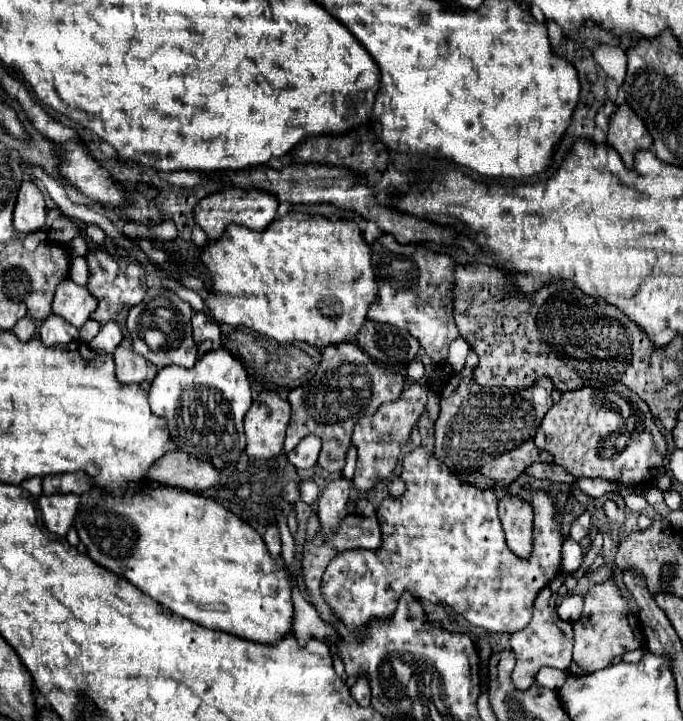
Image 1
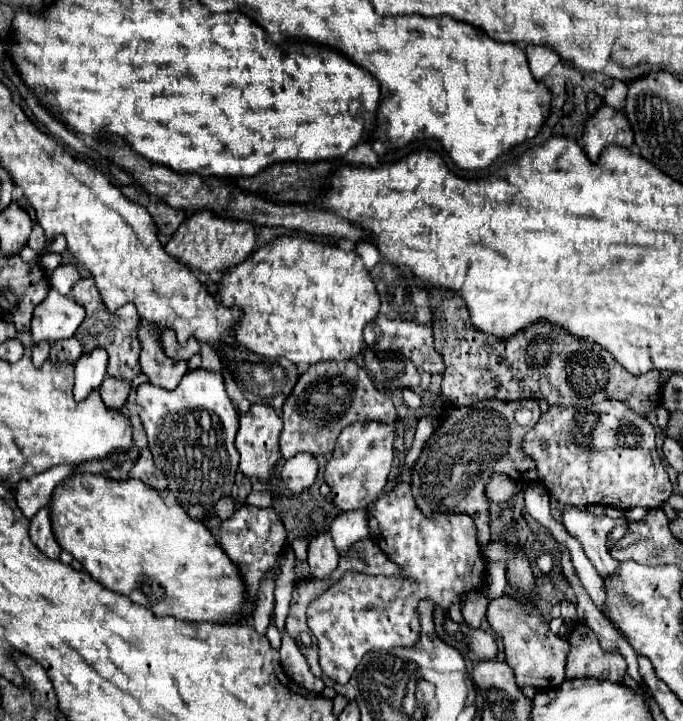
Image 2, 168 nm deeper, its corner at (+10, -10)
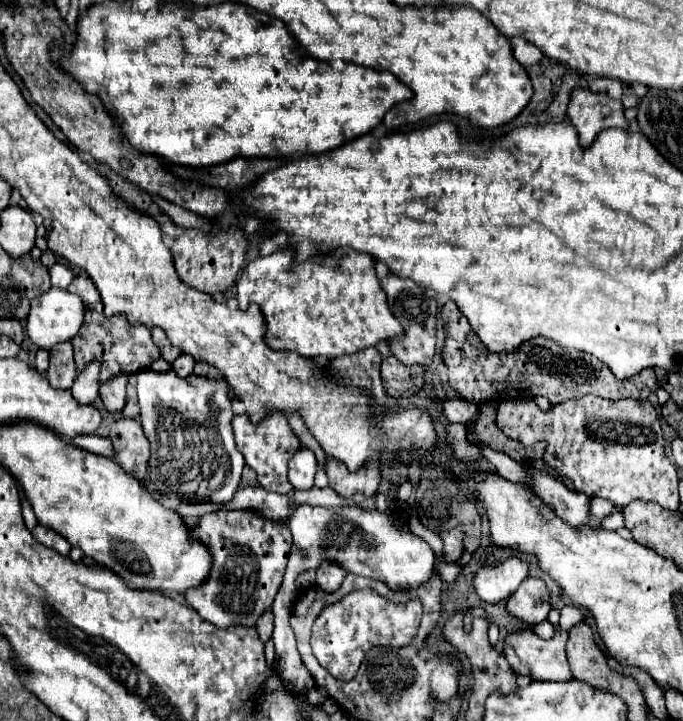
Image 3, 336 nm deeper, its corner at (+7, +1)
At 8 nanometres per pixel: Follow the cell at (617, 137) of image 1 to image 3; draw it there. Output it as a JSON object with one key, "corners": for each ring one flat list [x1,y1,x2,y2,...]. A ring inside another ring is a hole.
{"corners":[[573,89,567,105,567,119,577,129,579,145,587,147,599,131,607,127,627,129,629,123,623,115,621,101,609,99,607,93,595,93,591,89]]}

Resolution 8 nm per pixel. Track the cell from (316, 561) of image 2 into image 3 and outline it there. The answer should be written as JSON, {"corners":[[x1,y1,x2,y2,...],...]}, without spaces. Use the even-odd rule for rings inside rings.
{"corners":[[323,561,323,565,317,569,317,587,321,587,325,593,335,593,347,573,343,573,343,569,339,569,339,565,335,565,333,561]]}

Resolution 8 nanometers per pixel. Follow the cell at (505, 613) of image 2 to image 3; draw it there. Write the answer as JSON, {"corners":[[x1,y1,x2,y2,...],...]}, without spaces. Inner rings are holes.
{"corners":[[561,627,555,629,555,635,551,639,541,639,531,629,523,629,507,635,503,655,515,673,527,675,533,681,571,681,573,675,569,669,565,645,567,645,567,631,563,631]]}

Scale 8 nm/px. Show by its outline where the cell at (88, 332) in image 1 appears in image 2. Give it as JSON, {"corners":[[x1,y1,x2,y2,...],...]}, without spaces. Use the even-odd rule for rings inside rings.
{"corners":[[68,338,68,340,54,342,52,348,50,348,52,362,70,362,70,364,74,364,80,354,82,354,82,344,80,344,78,338]]}

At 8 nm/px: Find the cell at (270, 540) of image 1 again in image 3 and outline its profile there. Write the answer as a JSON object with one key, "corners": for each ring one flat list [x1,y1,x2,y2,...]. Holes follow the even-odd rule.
{"corners":[[271,611,263,613,263,617,259,617,259,621,257,621,257,633,259,633,259,639,263,643,267,643,271,639,271,633,273,633,273,613]]}

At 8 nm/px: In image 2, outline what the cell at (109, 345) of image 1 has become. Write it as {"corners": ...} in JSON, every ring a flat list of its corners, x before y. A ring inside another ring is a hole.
{"corners":[[96,348,92,352,84,352,80,360,74,364,74,396,76,400,84,400,88,392,98,388,106,376,106,366,108,366,108,352,104,348]]}

